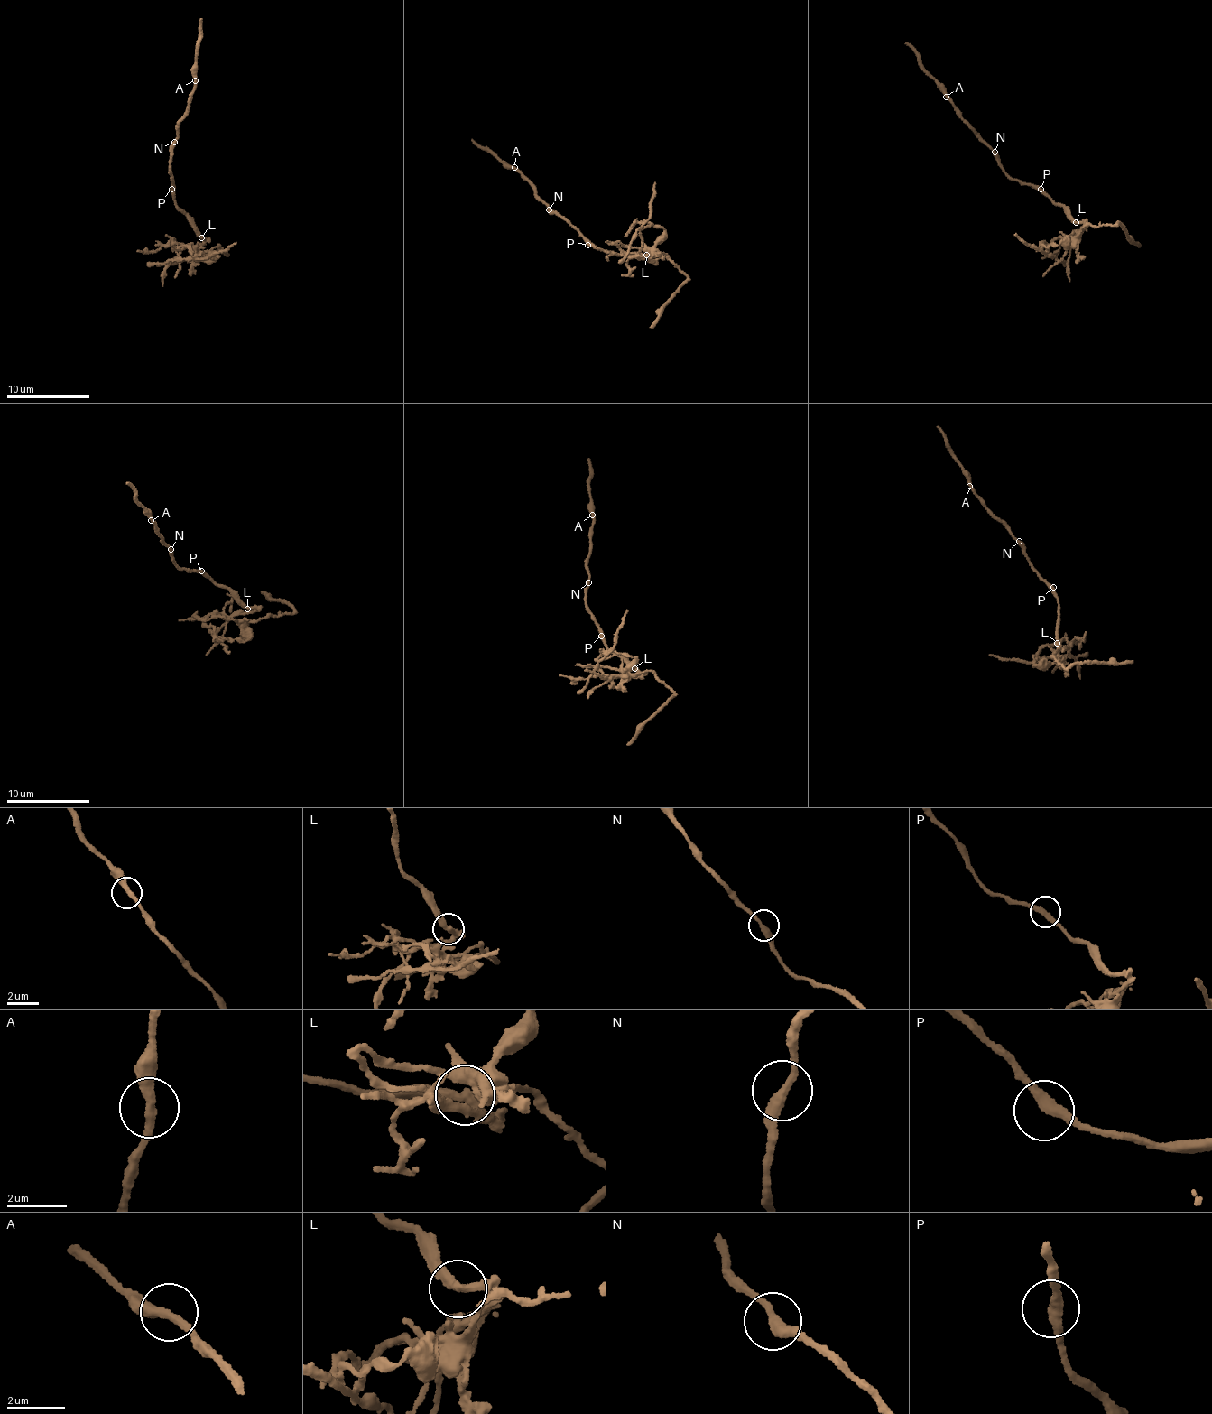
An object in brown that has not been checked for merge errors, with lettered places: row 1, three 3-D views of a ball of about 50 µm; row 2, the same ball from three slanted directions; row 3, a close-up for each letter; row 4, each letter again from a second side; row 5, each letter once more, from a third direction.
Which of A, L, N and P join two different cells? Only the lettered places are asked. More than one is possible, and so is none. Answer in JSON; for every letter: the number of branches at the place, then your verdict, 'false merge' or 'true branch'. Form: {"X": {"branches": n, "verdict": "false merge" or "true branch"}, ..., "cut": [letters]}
{"A": {"branches": 2, "verdict": "true branch"}, "L": {"branches": 2, "verdict": "false merge"}, "N": {"branches": 2, "verdict": "true branch"}, "P": {"branches": 2, "verdict": "true branch"}, "cut": ["L"]}

